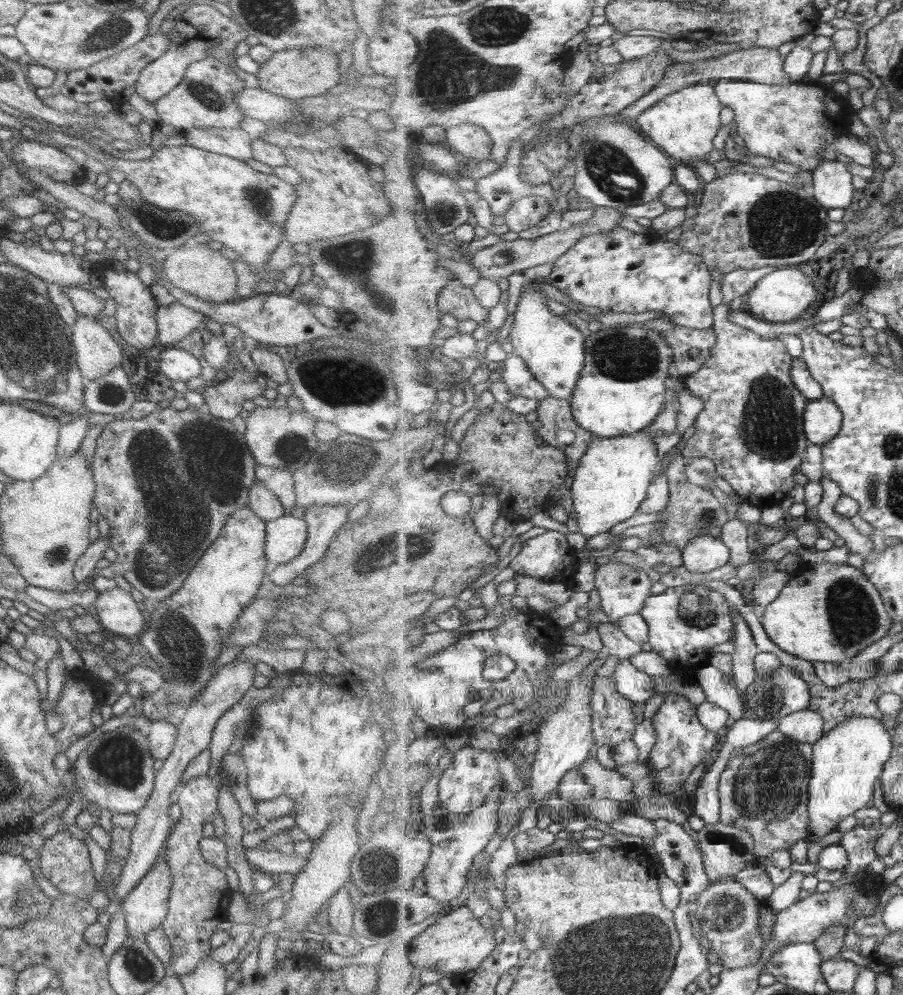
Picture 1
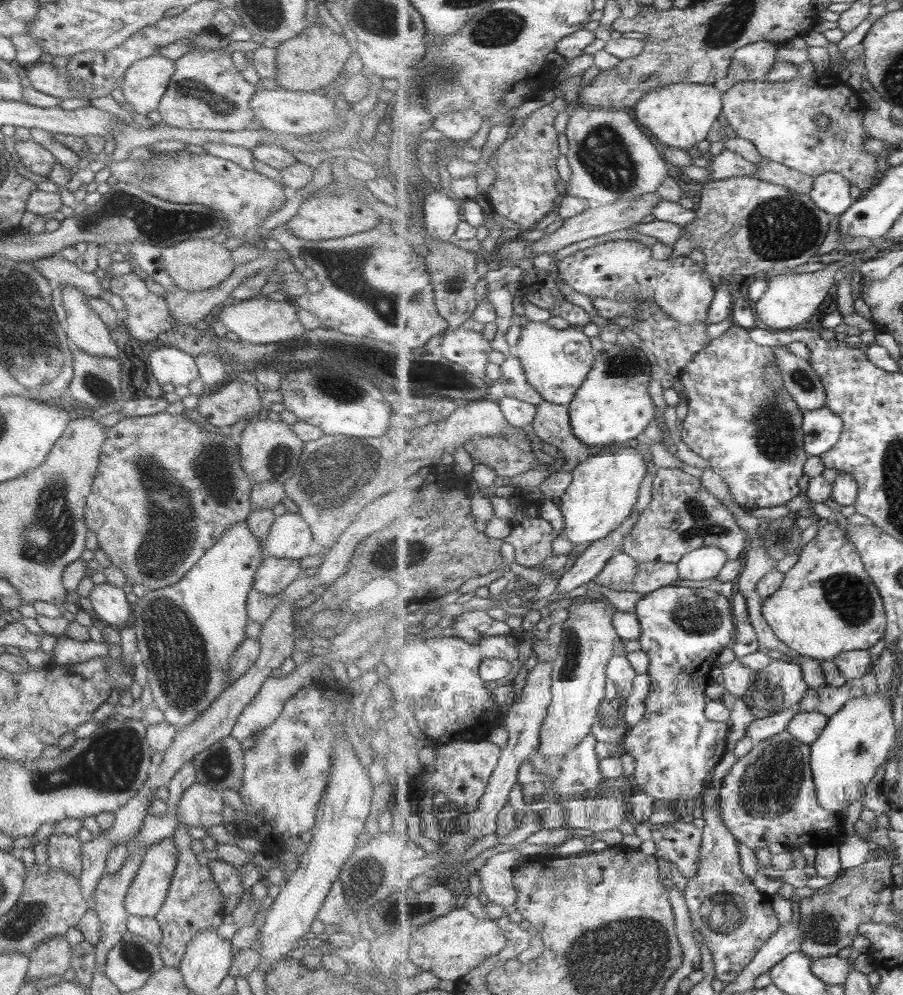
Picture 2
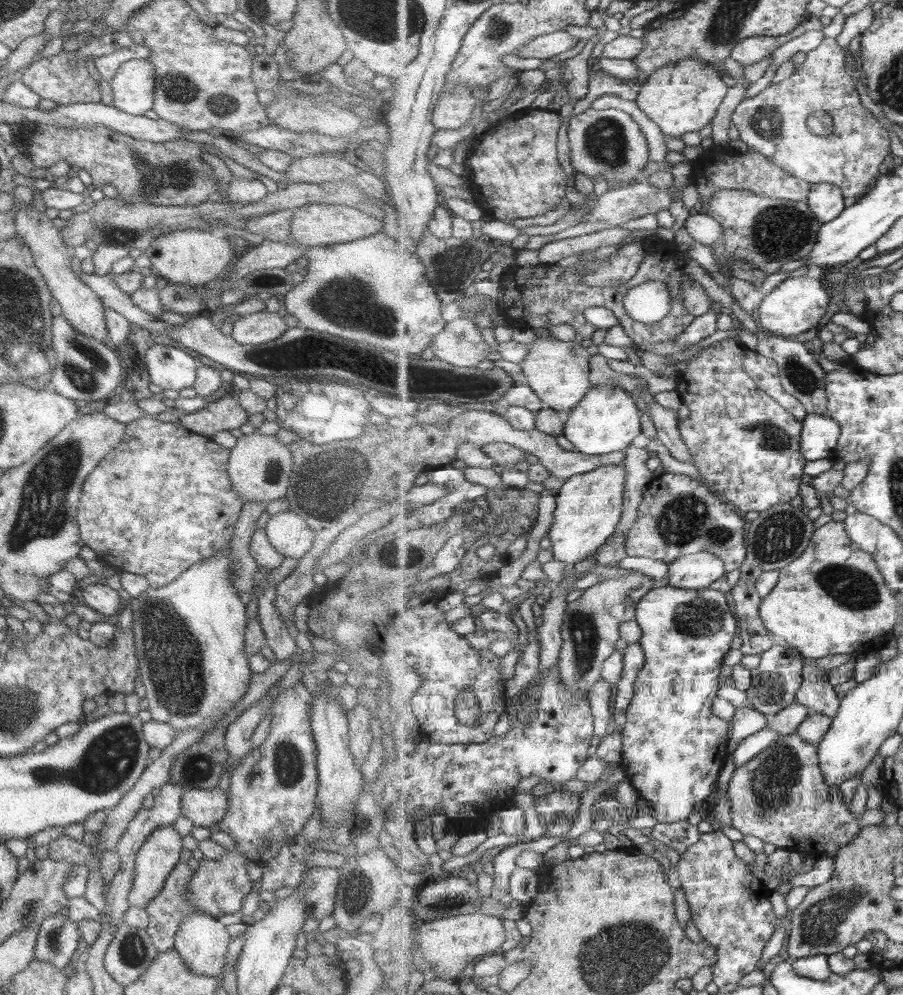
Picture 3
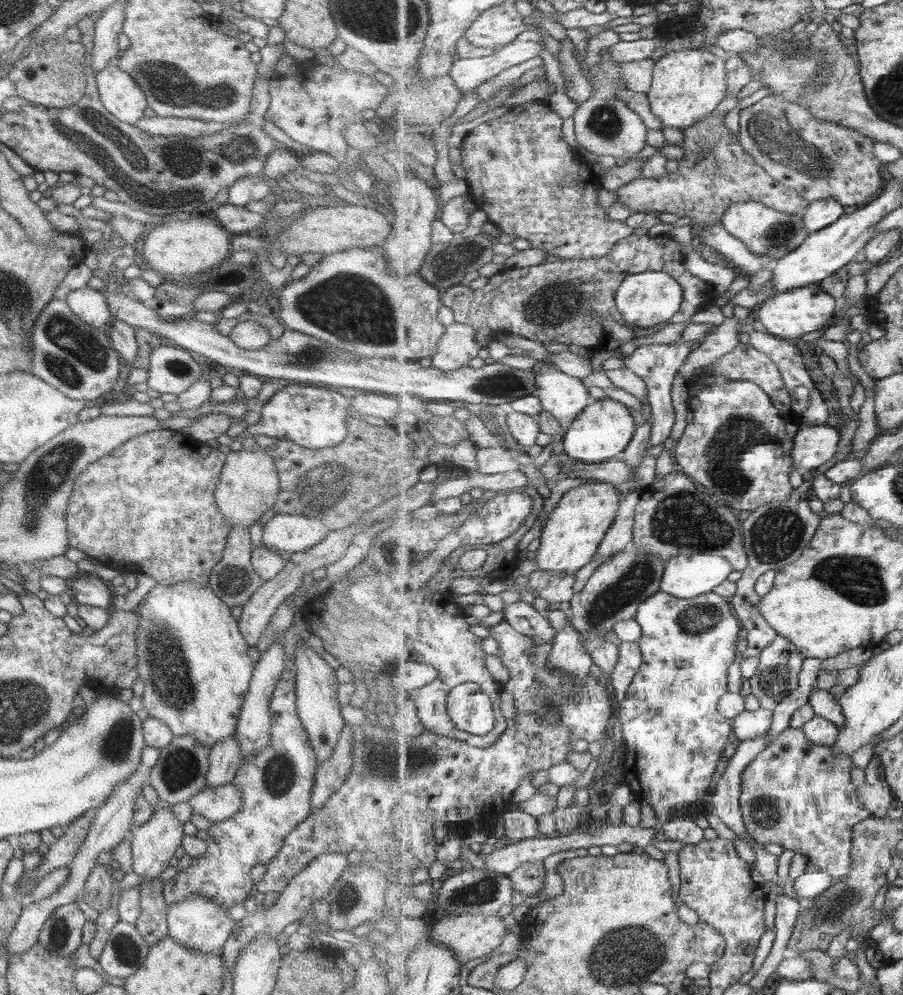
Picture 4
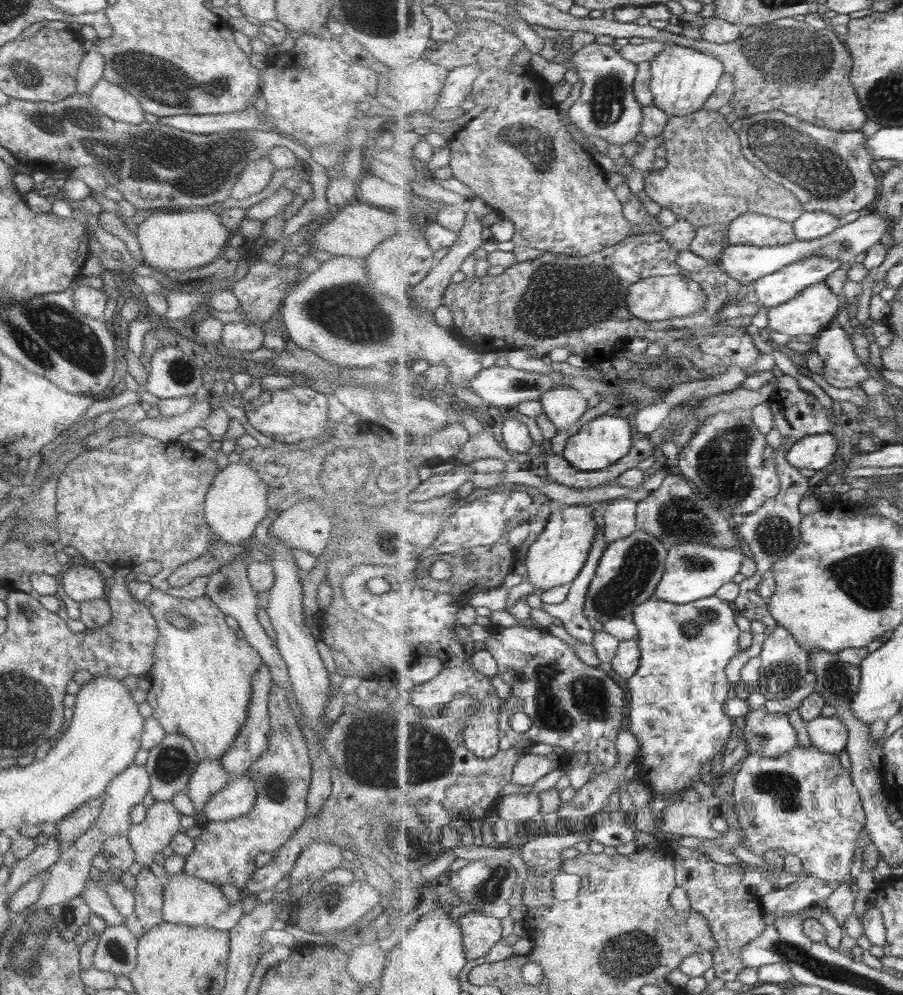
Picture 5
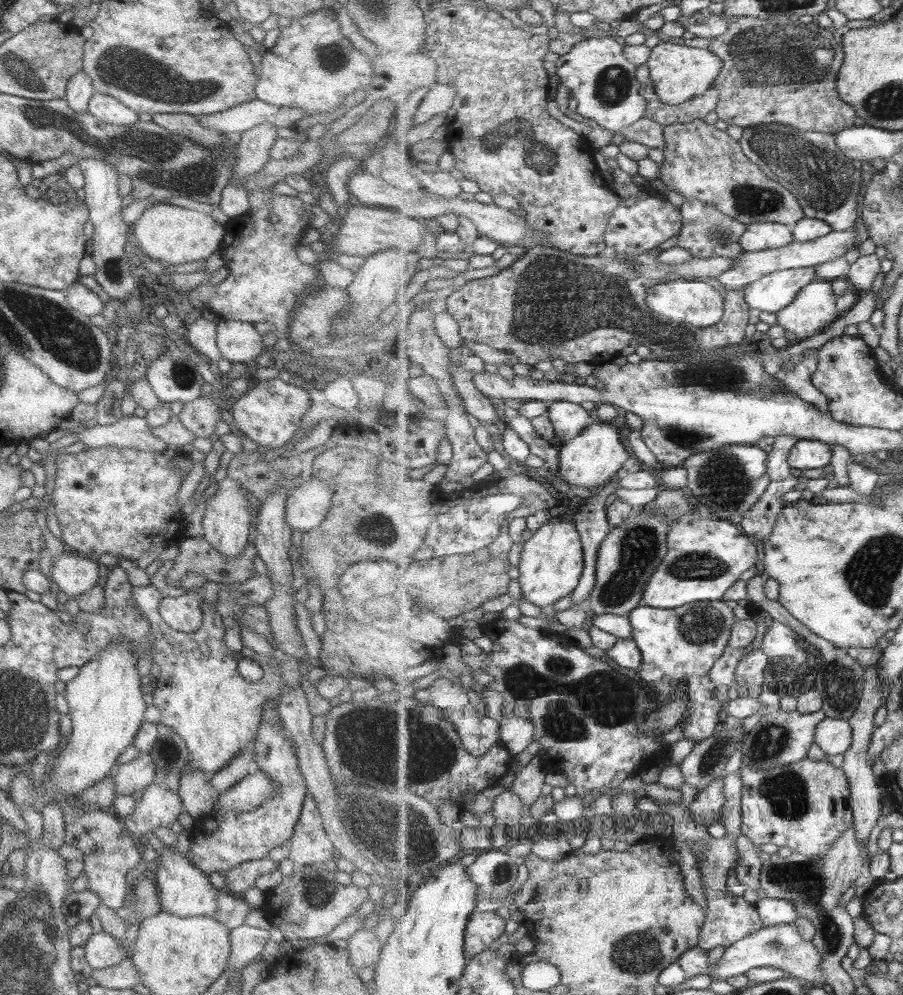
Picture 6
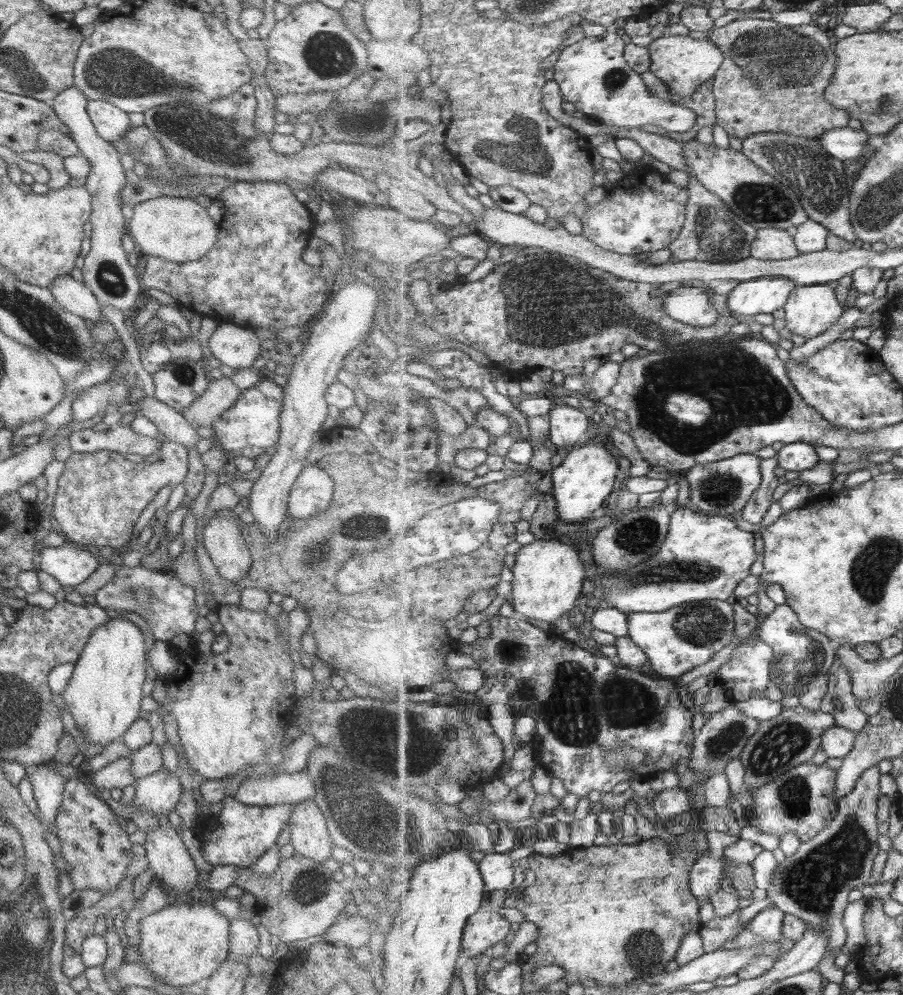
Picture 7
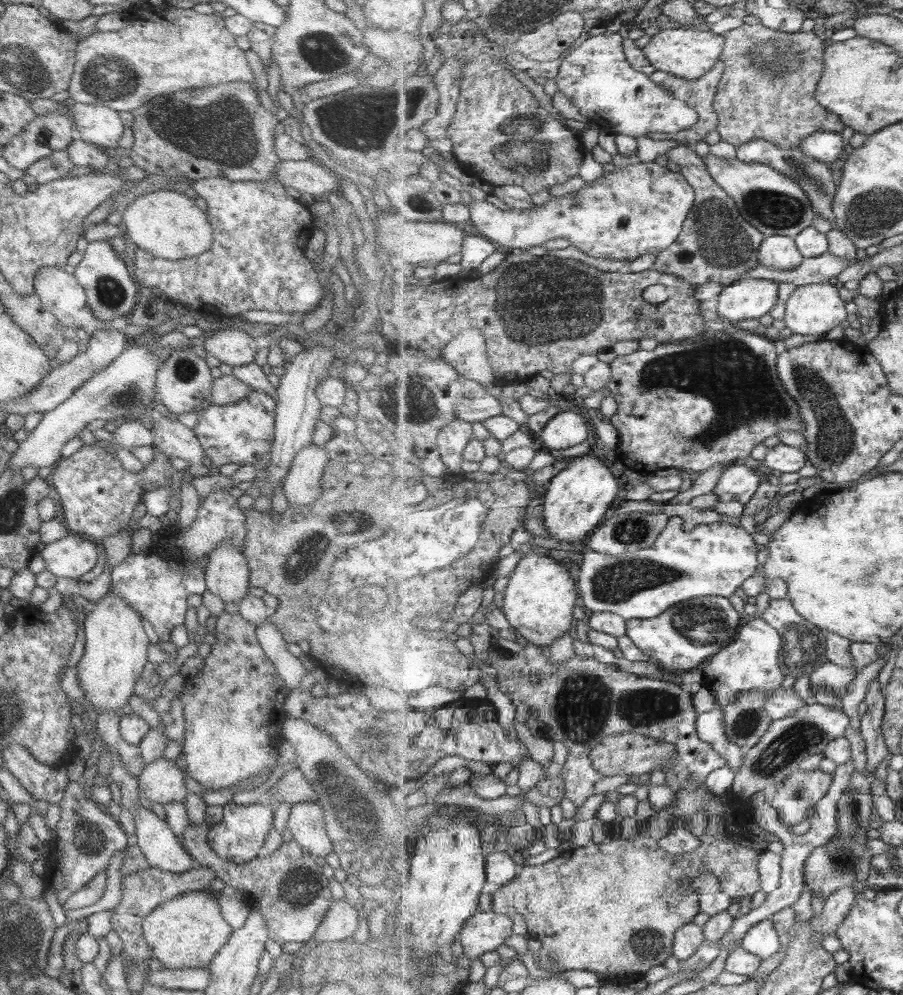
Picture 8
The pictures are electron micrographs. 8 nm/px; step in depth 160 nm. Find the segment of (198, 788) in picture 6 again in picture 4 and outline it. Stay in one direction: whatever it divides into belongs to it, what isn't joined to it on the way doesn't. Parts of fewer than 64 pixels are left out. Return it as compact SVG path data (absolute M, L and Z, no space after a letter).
M233 735L212 744L205 773L206 787L215 788L231 783L241 759L242 754Z

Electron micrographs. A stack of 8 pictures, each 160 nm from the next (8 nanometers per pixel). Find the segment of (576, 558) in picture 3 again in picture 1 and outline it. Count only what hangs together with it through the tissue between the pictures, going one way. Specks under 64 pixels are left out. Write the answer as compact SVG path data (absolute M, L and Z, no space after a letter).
M643 429L634 435L597 436L588 442L587 452L573 472L571 485L576 522L583 536L609 533L613 526L639 514L651 482L661 471L659 462L662 460L659 460L659 450L653 441L655 435Z

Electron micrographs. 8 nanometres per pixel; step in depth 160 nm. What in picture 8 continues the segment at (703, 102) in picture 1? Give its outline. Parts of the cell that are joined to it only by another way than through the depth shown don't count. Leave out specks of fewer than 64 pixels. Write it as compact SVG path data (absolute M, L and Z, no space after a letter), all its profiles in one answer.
M662 28L652 36L643 48L646 58L657 69L687 80L698 80L705 77L721 61L726 48L725 36L717 36L709 30L681 30Z

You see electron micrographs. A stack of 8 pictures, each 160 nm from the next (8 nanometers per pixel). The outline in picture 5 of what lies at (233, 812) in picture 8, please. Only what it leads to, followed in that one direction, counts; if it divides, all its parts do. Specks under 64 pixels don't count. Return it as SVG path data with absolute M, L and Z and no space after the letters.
M272 684L268 692L267 716L270 726L267 748L244 773L255 785L255 800L243 816L221 821L218 824L211 824L210 821L206 821L199 825L200 834L194 839L194 849L191 854L184 858L182 872L187 876L198 877L199 880L217 887L223 886L223 884L231 884L231 886L241 890L256 869L253 861L255 856L276 852L291 836L291 833L306 819L306 796L310 784L311 756L308 753L306 740L303 738L296 716L292 715L292 710L288 707L286 694L276 684Z

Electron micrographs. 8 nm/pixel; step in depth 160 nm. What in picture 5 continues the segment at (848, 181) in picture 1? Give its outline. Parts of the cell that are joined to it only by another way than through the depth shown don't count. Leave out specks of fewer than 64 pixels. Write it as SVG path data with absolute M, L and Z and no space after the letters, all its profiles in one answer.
M806 211L794 222L794 231L799 240L815 240L831 234L842 224L842 219L836 214Z

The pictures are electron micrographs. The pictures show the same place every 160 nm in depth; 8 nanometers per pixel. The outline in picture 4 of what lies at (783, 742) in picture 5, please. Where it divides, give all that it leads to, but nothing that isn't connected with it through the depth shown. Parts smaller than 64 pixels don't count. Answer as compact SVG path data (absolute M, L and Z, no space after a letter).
M761 708L753 712L744 710L737 718L734 718L734 740L755 740L765 738L771 730L774 722L774 711Z

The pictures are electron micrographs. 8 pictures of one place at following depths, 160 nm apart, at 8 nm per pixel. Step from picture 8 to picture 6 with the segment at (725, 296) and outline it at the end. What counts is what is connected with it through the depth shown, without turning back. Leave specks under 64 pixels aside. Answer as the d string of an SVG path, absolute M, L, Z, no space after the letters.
M813 267L782 270L752 282L744 288L749 308L777 314L790 307L798 292L818 278Z

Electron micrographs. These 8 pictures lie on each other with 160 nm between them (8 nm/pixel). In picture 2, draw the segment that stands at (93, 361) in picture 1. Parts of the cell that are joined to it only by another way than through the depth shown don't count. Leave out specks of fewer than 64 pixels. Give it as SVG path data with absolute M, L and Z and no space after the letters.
M57 286L65 310L65 336L69 343L89 356L117 358L117 346L106 324L87 307L86 297L72 286Z

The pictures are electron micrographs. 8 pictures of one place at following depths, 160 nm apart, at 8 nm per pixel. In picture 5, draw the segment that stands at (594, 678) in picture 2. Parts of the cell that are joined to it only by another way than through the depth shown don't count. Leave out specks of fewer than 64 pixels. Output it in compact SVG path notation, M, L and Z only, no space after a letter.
M638 529L627 538L619 539L604 550L603 557L597 568L597 576L593 578L589 592L586 596L584 611L590 618L604 624L607 620L615 617L623 617L629 620L634 619L635 607L643 604L654 596L656 588L663 579L666 572L666 560L668 558L669 547L663 544L658 537Z

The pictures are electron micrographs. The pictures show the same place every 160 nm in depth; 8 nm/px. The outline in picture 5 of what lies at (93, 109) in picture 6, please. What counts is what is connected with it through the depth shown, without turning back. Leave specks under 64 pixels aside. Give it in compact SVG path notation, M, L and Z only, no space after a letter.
M99 80L88 94L89 104L108 119L127 124L141 124L144 110L139 102L117 84Z

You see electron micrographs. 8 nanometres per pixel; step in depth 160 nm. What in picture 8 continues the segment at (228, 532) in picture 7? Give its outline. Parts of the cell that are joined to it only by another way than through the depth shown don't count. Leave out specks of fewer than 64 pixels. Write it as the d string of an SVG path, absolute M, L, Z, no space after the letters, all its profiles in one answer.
M219 544L212 551L207 556L203 584L223 603L238 602L248 592L248 567L240 549Z

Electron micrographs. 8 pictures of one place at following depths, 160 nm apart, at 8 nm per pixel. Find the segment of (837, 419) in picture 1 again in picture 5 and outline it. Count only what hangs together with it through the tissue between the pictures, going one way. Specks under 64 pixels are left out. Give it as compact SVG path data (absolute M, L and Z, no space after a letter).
M831 433L805 436L787 452L789 464L797 468L823 470L829 466L837 454L839 442Z

